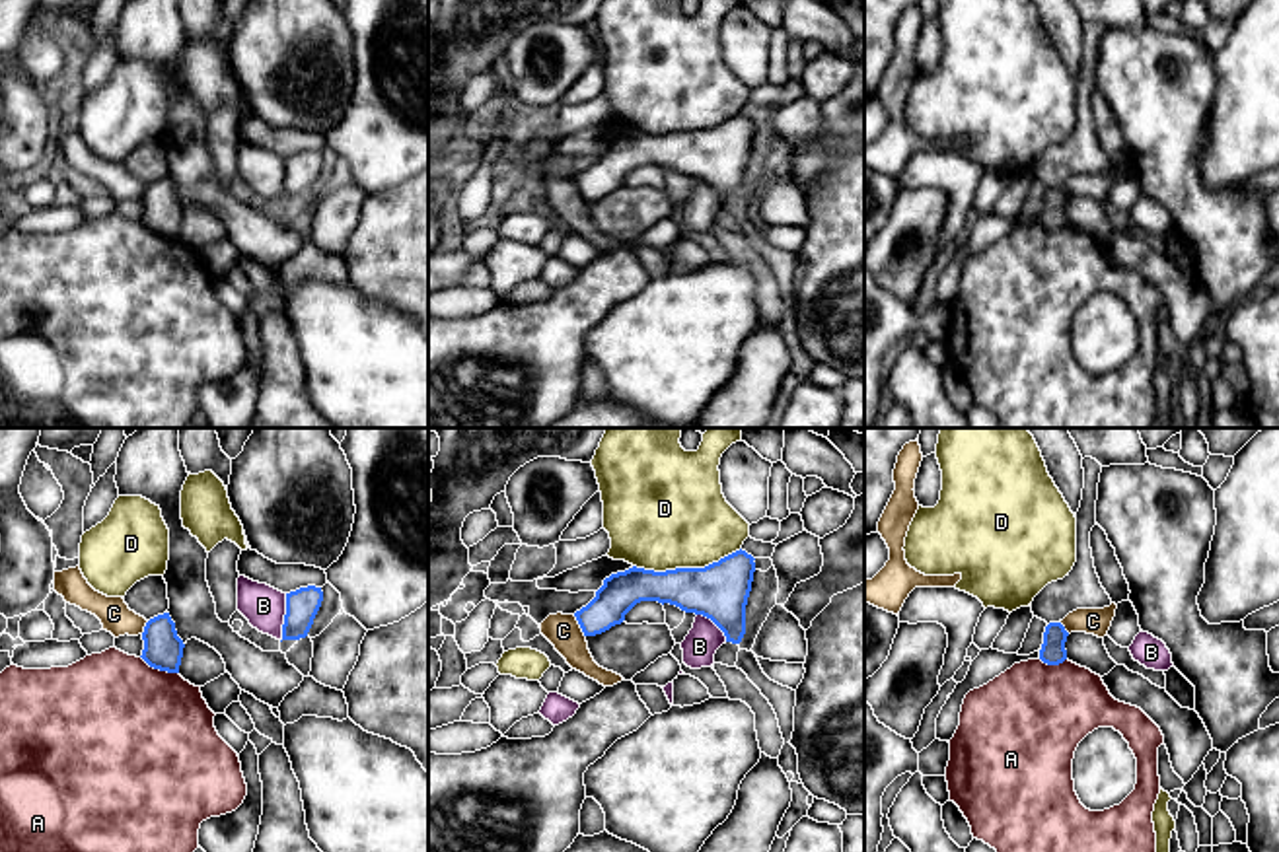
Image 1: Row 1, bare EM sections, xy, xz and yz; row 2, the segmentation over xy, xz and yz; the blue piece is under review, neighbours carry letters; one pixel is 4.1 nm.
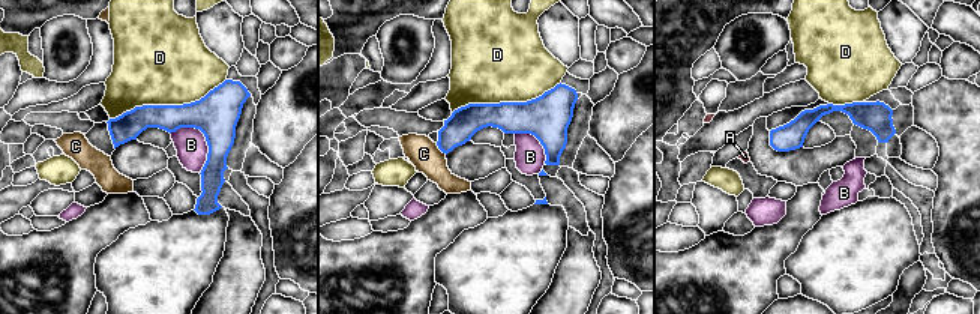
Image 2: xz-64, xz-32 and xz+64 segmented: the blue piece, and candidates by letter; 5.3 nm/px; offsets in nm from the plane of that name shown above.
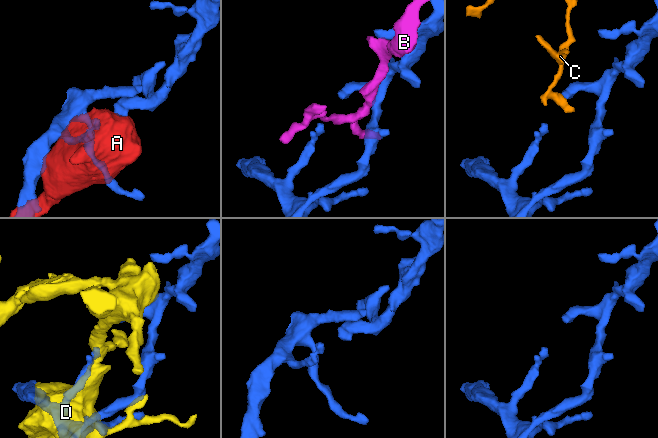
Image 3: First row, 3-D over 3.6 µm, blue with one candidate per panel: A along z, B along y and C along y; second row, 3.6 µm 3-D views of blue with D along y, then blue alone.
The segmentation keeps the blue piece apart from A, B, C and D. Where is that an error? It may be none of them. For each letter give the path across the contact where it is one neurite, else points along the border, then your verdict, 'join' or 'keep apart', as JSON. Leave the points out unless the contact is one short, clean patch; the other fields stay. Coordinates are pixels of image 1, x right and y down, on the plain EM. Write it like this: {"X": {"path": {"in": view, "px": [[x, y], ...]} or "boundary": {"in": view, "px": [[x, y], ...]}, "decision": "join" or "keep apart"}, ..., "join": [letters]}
{"A": {"decision": "keep apart"}, "B": {"decision": "keep apart"}, "C": {"boundary": {"in": "xz", "px": [[573, 179], [584, 201]]}, "decision": "keep apart"}, "D": {"decision": "keep apart"}, "join": []}

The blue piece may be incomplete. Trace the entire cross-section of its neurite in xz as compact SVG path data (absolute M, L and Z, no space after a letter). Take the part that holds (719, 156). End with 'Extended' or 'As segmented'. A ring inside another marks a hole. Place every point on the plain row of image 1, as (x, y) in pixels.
M740 113L705 132L654 136L633 130L605 142L596 161L574 181L584 200L596 200L621 189L637 167L658 165L711 183L726 206L740 208L746 198L753 124Z. As segmented

